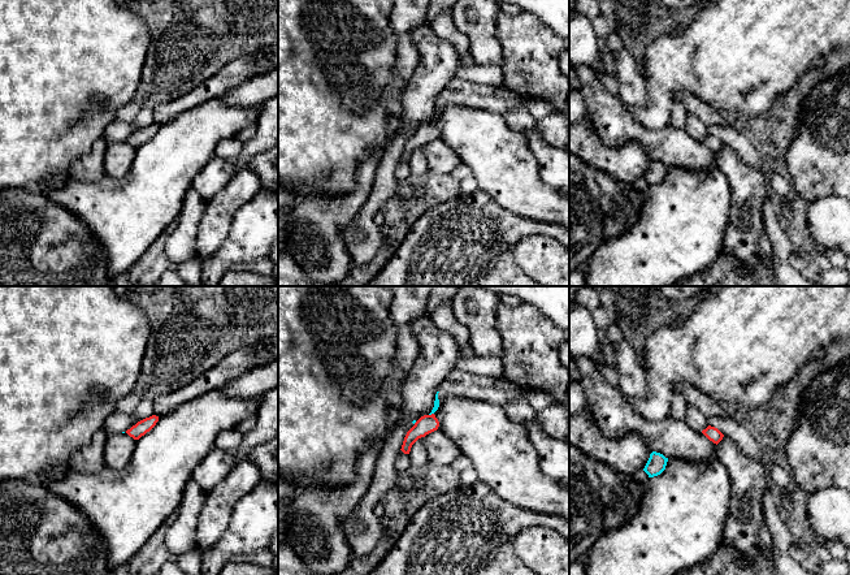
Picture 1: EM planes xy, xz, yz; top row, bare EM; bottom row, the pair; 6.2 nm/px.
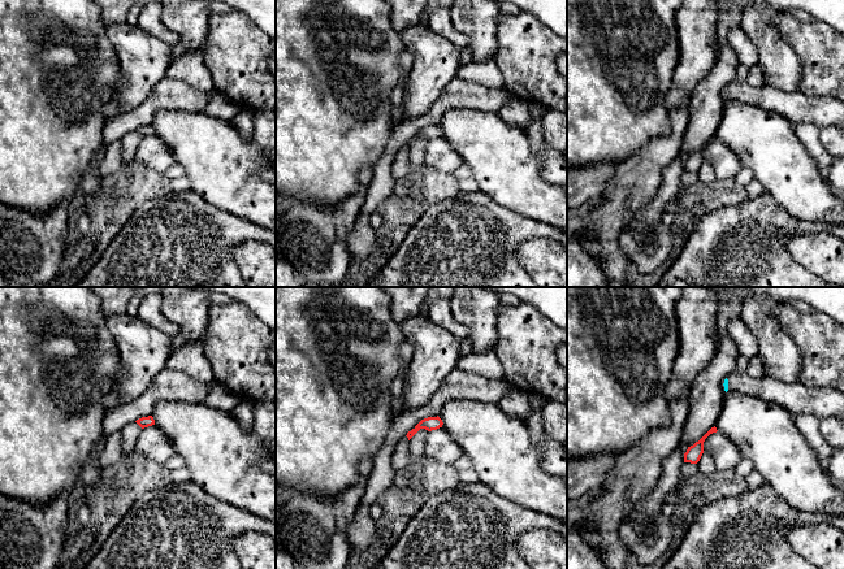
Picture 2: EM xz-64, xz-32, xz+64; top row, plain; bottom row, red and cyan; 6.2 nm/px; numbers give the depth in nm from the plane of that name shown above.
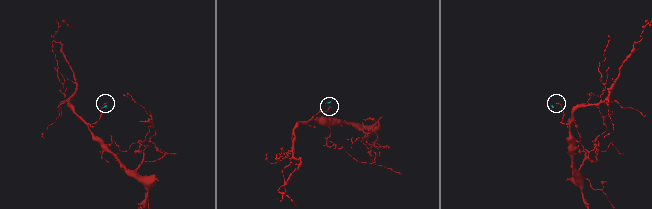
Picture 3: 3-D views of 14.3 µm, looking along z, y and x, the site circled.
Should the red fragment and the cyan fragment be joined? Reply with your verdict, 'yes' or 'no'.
no

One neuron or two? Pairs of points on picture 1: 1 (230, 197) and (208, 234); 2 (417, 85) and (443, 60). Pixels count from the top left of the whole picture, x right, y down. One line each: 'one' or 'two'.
1: one
2: one

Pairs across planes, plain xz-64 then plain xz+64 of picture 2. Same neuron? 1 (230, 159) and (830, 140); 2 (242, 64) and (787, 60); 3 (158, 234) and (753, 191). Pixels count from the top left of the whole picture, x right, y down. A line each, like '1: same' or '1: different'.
1: different
2: different
3: different

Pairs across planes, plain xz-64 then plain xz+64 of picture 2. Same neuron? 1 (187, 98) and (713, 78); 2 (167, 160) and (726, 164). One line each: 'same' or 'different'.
1: different
2: same

